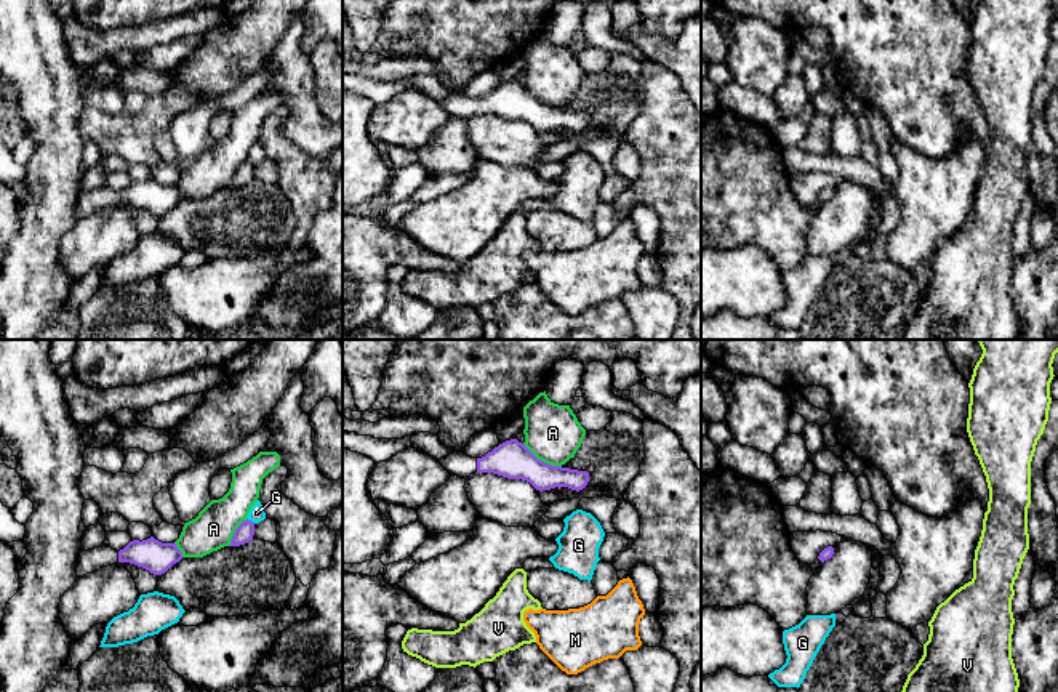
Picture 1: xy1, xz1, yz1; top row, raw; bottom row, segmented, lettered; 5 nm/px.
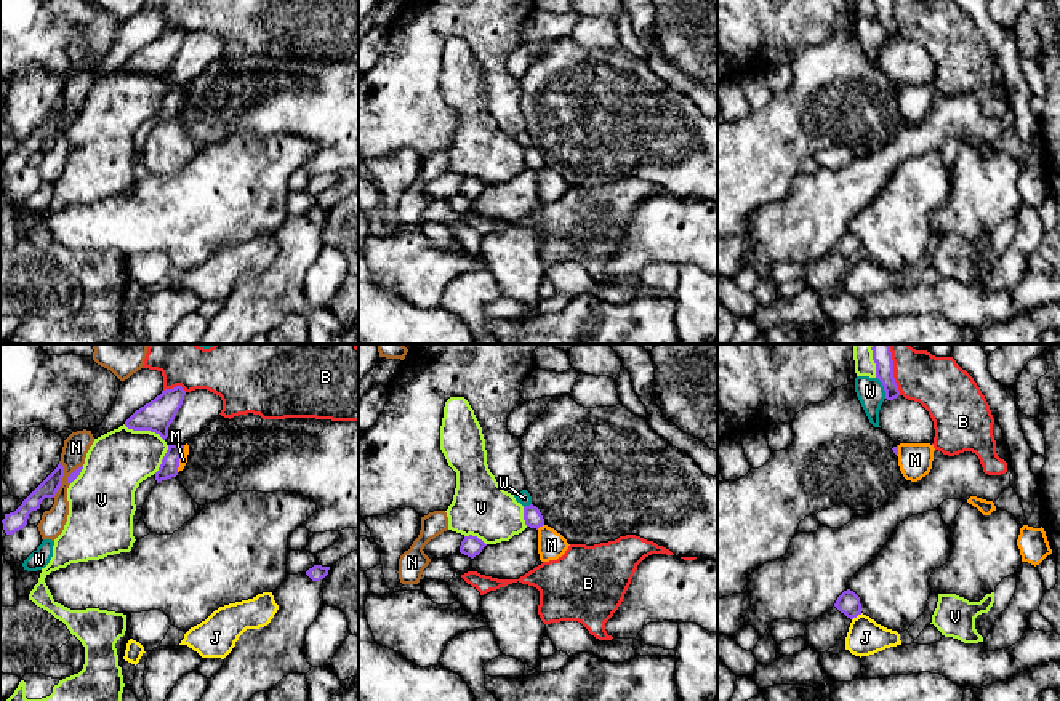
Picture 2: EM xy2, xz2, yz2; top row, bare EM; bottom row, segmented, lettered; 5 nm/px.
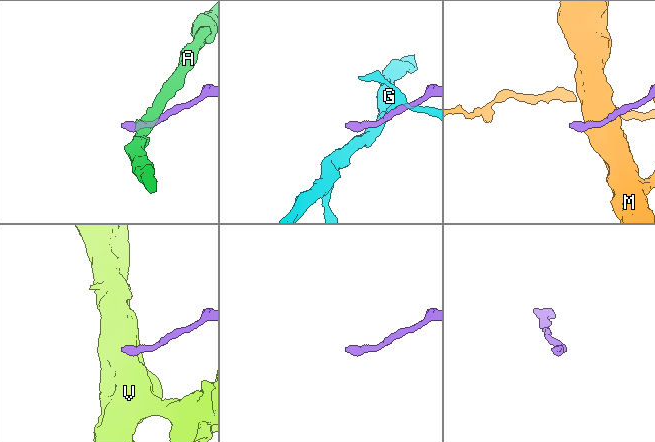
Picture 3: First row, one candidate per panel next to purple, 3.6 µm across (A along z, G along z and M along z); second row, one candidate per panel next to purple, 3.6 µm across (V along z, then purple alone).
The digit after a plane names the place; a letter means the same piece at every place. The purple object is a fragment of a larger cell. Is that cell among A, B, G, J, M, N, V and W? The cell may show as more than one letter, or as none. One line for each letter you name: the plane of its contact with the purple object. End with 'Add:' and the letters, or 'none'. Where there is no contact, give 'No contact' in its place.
Add: none

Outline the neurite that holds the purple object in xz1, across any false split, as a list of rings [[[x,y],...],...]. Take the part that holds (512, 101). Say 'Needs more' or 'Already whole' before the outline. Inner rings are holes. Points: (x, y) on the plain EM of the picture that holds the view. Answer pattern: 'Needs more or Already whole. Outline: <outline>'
Needs more. Outline: [[[517,80],[499,85],[482,99],[453,93],[439,103],[451,117],[466,120],[475,114],[493,114],[507,120],[527,122],[539,133],[555,128],[568,128],[579,133],[589,123],[587,112],[547,106],[538,101]]]

